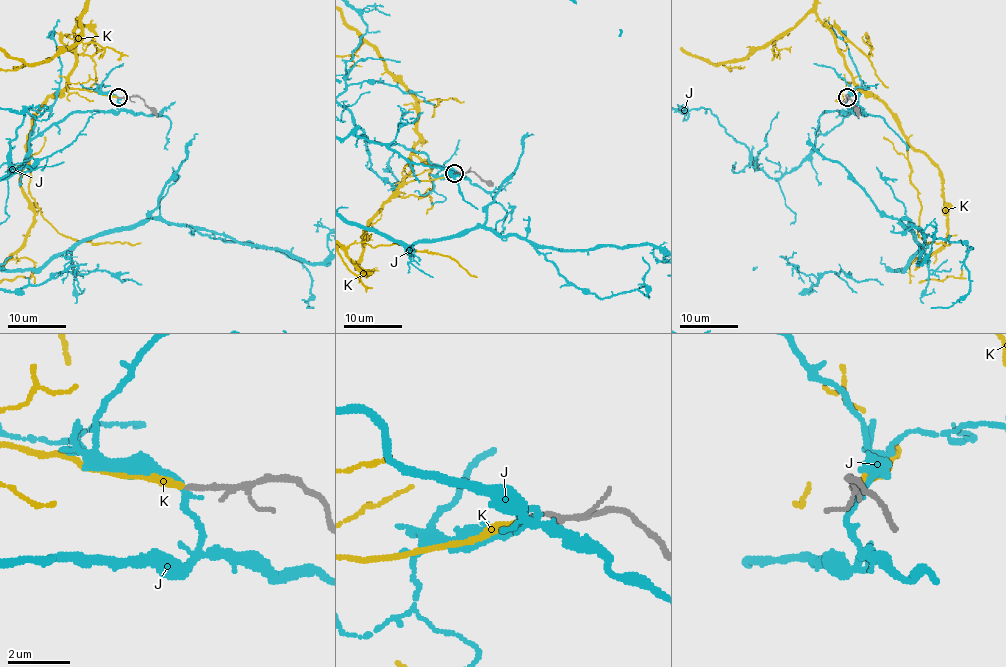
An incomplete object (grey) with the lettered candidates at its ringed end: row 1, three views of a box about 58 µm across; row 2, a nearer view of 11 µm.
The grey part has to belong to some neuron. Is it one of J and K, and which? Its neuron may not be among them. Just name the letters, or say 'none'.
K

